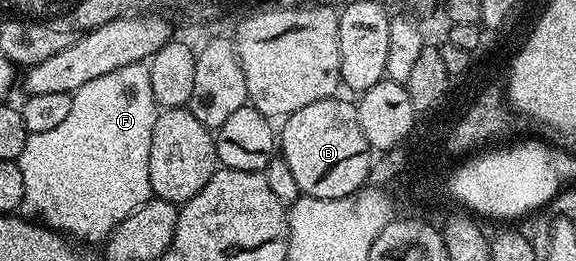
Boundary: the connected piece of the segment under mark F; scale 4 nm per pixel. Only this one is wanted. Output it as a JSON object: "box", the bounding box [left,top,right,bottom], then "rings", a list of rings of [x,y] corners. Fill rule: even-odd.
{"box":[18,63,158,241],"rings":[[[147,63],[122,66],[118,70],[110,70],[110,74],[102,74],[102,78],[94,78],[94,82],[86,82],[86,86],[82,86],[77,92],[72,93],[70,114],[59,126],[54,126],[54,130],[45,130],[43,134],[29,132],[26,138],[26,147],[23,148],[18,161],[22,170],[22,186],[24,187],[24,197],[20,203],[19,211],[25,217],[31,218],[65,237],[81,236],[84,240],[103,241],[134,209],[141,208],[142,205],[153,199],[148,163],[150,162],[150,138],[157,115],[158,105],[154,98],[154,90],[150,90],[150,70]]]}

